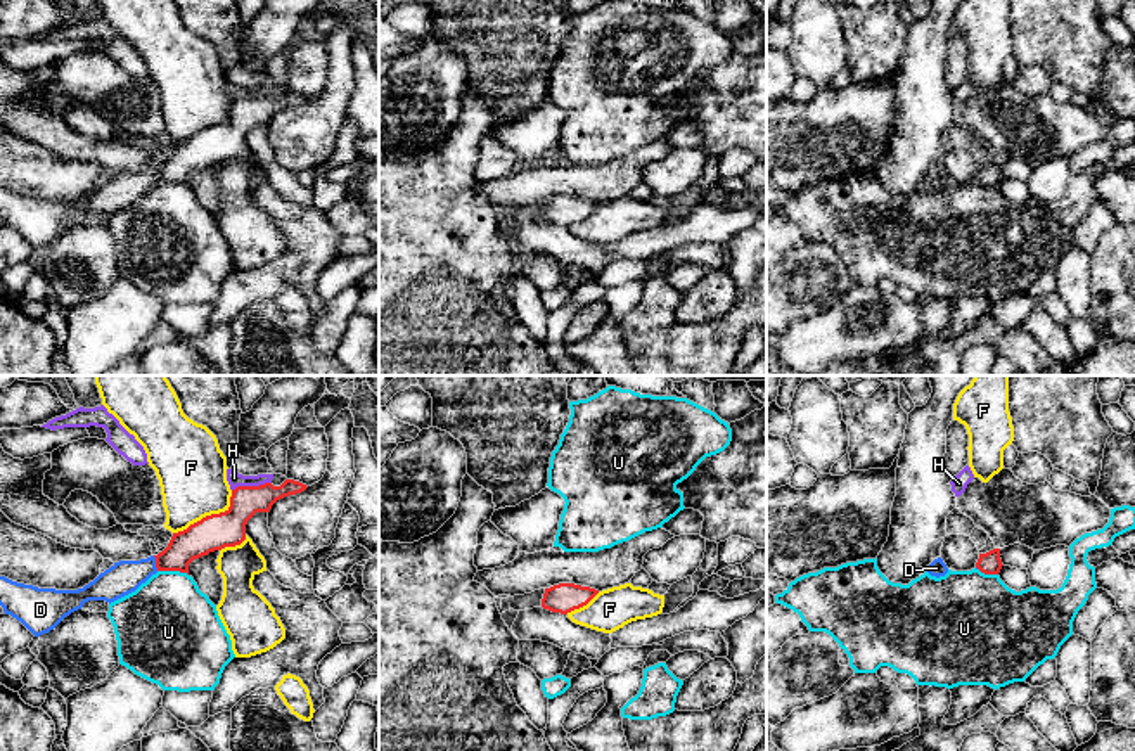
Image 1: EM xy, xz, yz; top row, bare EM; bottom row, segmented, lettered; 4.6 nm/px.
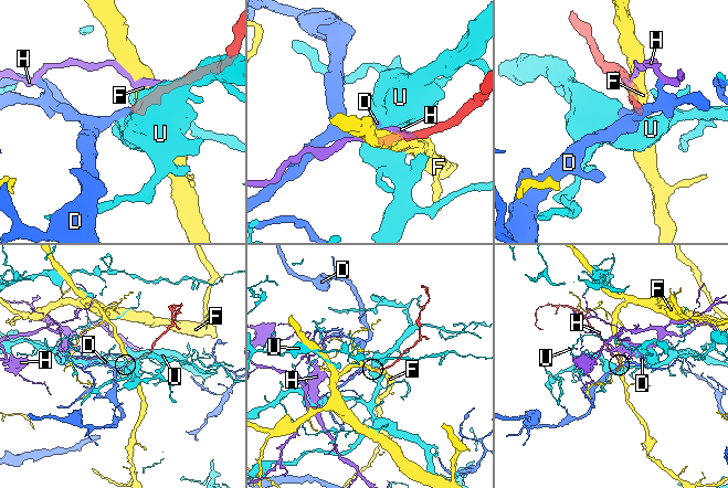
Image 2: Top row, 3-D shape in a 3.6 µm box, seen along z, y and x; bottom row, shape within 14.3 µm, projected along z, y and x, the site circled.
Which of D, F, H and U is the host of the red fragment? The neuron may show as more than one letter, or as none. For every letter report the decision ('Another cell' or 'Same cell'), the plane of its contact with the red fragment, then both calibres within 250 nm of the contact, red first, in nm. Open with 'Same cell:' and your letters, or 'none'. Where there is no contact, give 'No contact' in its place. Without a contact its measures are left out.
Same cell: D
D: Same cell. Touches red in xy. Thickness 160 nm (red) against 160 nm
F: Another cell. Touches red in xy. Thickness 170 nm (red) against 320 nm
H: Another cell. Touches red in xy. Thickness 160 nm (red) against 70 nm
U: Another cell. Touches red in xy. Thickness 160 nm (red) against 420 nm

